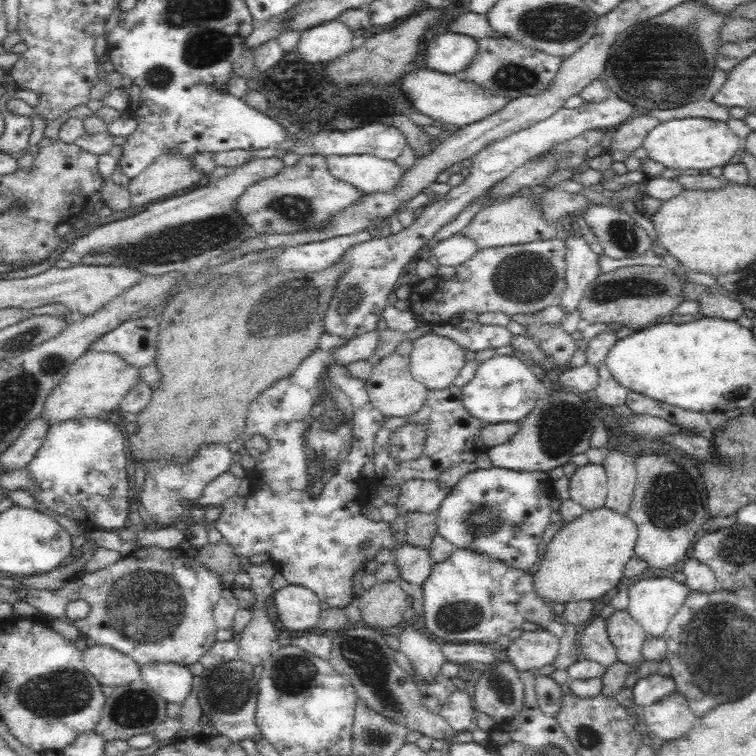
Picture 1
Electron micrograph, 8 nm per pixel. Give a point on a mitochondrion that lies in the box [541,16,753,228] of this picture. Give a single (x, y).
(661, 90)

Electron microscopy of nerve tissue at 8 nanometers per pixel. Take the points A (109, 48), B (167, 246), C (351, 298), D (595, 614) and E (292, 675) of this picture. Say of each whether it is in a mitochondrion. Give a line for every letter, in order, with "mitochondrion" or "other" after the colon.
A: other
B: mitochondrion
C: mitochondrion
D: other
E: mitochondrion

